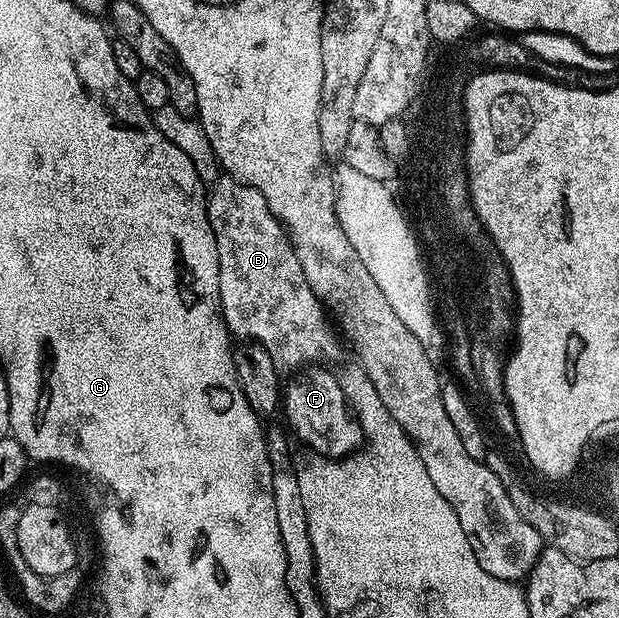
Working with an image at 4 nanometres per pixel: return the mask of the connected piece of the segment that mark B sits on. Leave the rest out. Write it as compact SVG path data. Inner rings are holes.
M220 176L210 186L207 196L210 228L218 244L220 311L224 313L229 335L237 339L240 337L240 340L251 340L255 345L266 348L266 352L270 352L270 360L274 360L277 370L281 372L296 372L309 364L323 363L323 358L334 357L337 335L330 325L326 307L310 288L302 272L302 264L298 264L296 249L288 238L288 231L284 229L284 223L270 212L262 192L242 184L237 178Z

